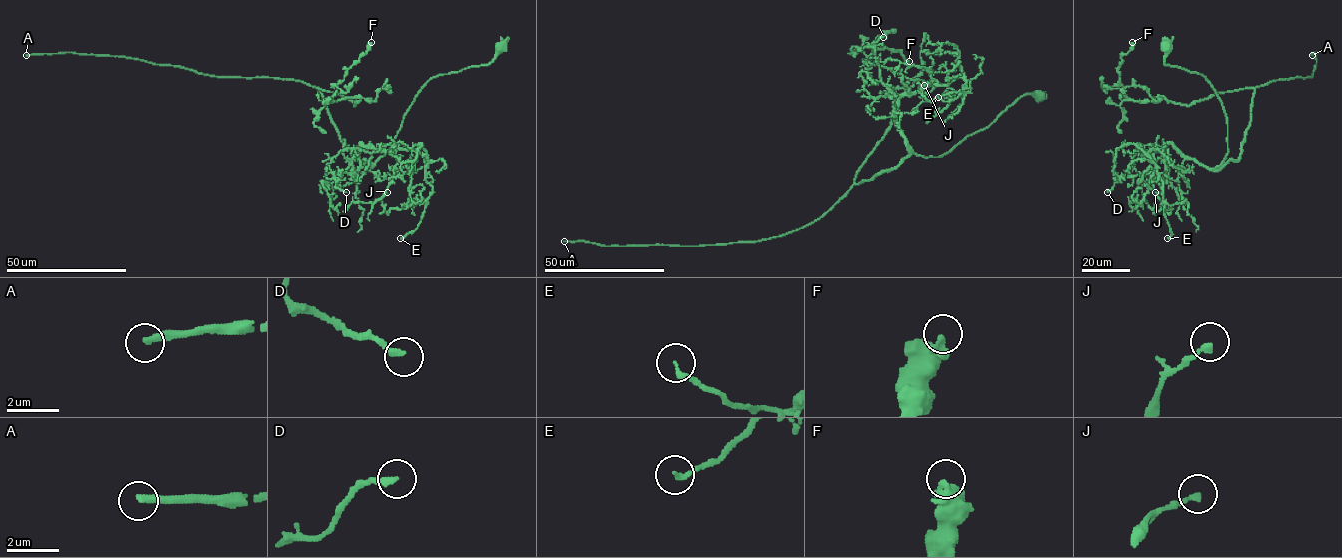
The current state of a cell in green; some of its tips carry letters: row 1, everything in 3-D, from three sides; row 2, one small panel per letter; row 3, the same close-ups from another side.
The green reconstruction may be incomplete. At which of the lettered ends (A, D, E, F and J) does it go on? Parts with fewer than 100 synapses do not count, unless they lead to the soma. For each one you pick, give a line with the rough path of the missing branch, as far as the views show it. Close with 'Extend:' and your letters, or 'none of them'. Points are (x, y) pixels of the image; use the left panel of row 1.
Extend: A

